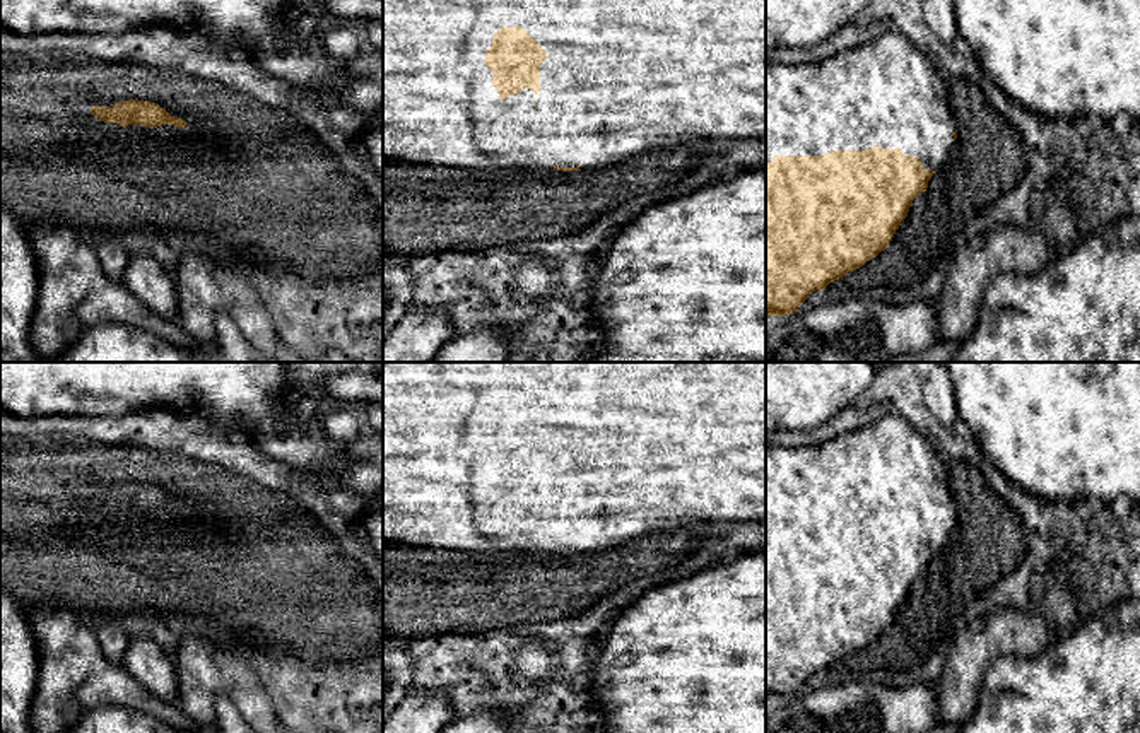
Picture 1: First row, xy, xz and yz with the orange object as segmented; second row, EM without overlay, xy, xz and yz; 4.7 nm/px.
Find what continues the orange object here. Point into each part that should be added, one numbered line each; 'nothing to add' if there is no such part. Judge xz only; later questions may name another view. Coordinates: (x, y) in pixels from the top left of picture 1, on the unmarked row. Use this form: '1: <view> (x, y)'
1: xz (633, 448)

